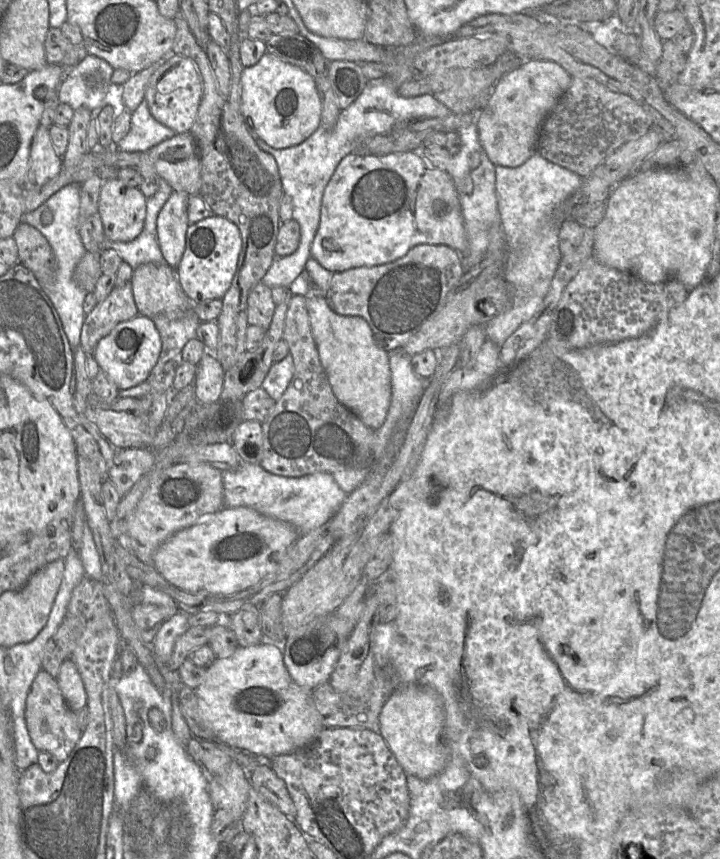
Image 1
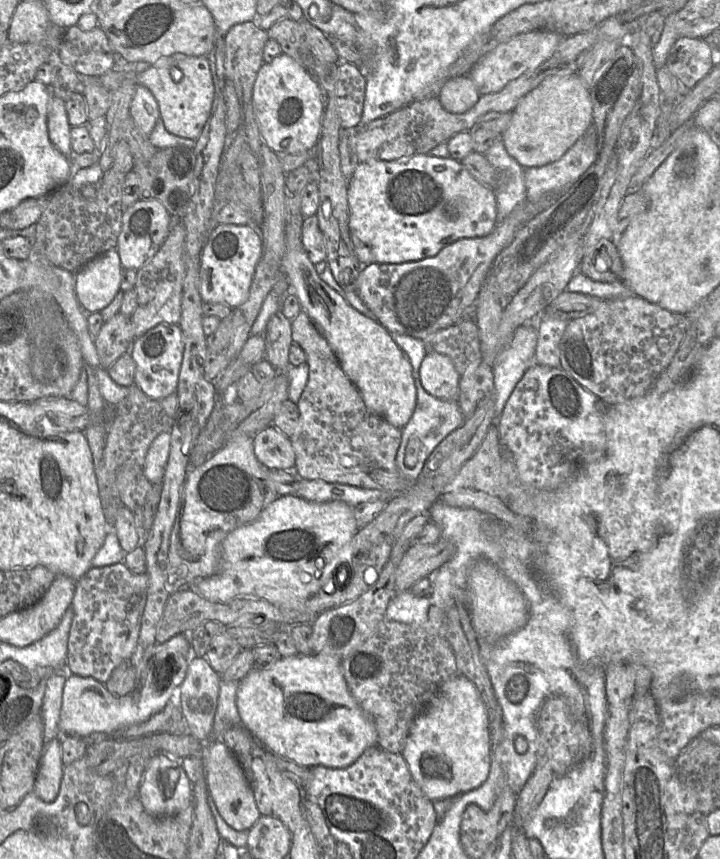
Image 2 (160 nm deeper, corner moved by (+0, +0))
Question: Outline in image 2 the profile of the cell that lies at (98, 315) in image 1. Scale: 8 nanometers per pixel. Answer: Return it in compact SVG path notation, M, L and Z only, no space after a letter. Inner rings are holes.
M121 312L103 323L94 339L101 367L108 369L118 358L129 352L133 342L131 318Z

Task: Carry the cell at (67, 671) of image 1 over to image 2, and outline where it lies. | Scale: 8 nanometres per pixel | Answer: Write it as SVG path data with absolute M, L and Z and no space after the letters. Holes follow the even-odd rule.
M178 634L164 643L155 642L145 652L135 650L134 666L136 681L134 690L124 697L118 697L109 692L105 684L91 677L83 677L69 673L63 689L63 704L60 720L60 735L87 739L88 745L94 740L106 739L123 728L142 723L152 715L161 711L173 699L181 686L188 667L188 652L190 640L184 634Z

